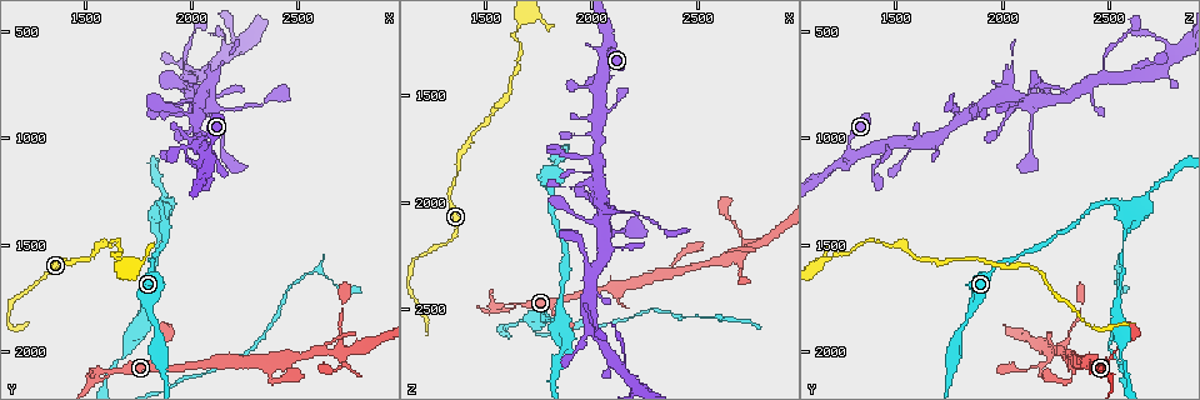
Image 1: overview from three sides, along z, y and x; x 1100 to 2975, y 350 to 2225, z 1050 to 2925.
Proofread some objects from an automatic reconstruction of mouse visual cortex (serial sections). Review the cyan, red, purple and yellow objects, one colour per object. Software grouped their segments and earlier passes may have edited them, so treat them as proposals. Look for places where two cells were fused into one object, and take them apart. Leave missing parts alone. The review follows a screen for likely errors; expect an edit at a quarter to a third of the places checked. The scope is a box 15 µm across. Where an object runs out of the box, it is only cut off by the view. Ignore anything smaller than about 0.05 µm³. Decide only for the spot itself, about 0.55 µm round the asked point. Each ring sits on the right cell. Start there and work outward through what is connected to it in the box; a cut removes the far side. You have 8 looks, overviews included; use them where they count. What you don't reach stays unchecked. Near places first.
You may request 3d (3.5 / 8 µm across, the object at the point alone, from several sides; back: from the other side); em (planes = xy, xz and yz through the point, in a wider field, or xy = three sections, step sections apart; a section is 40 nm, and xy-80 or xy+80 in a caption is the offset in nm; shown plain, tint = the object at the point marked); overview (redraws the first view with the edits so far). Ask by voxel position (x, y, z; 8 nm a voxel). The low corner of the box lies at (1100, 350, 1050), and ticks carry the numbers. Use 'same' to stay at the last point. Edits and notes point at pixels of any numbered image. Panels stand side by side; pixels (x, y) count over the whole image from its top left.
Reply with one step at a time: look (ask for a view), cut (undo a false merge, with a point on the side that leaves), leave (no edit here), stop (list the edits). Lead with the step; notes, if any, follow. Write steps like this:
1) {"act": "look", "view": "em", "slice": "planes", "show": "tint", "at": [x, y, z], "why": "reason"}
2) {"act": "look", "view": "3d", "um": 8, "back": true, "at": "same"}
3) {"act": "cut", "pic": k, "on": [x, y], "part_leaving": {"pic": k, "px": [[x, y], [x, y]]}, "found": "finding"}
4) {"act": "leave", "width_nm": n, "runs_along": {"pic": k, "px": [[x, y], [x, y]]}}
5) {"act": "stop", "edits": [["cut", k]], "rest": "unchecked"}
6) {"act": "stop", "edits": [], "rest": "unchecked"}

{"act": "look", "view": "3d", "um": 8, "back": true, "at": [1610, 2100, 2470], "why": "thin neck"}

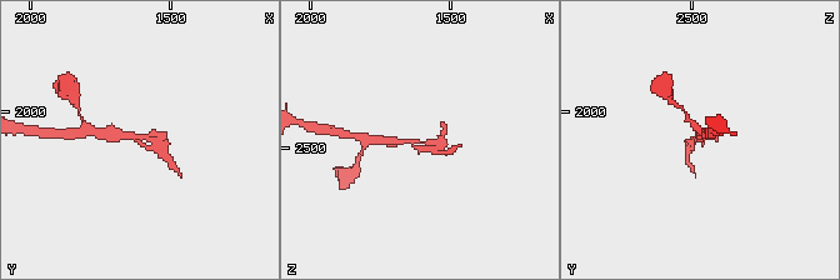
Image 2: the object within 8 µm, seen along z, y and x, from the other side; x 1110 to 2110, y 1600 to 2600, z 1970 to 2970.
{"act": "look", "view": "3d", "um": 3.5, "at": [1590, 2090, 2490], "why": "zoom in"}

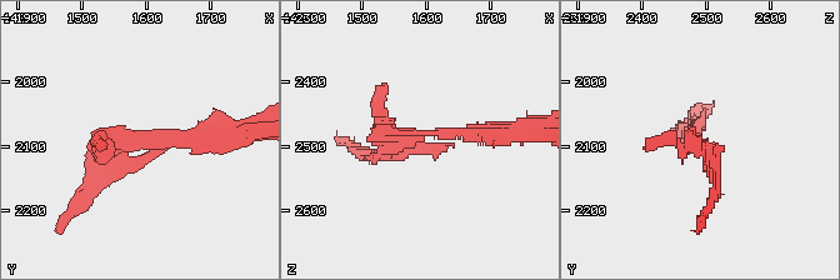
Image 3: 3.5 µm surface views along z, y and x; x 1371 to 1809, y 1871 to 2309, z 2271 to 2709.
{"act": "look", "view": "em", "slice": "planes", "show": "tint", "at": [1595, 2095, 2485]}

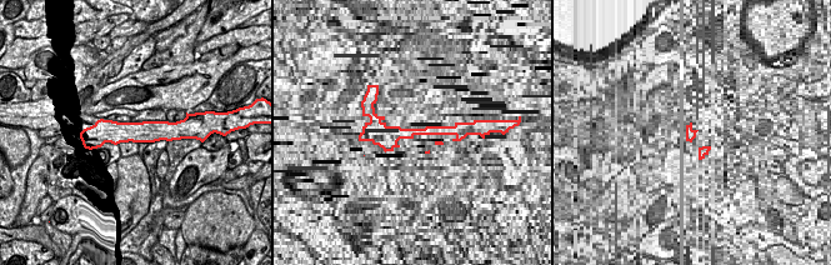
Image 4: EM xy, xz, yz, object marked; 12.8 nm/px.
{"act": "cut", "pic": 3, "on": [76, 199], "part_leaving": {"pic": 3, "px": [[108, 169], [58, 223]]}, "found": "a second cell is stuck on"}

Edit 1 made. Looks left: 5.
{"act": "look", "view": "overview"}

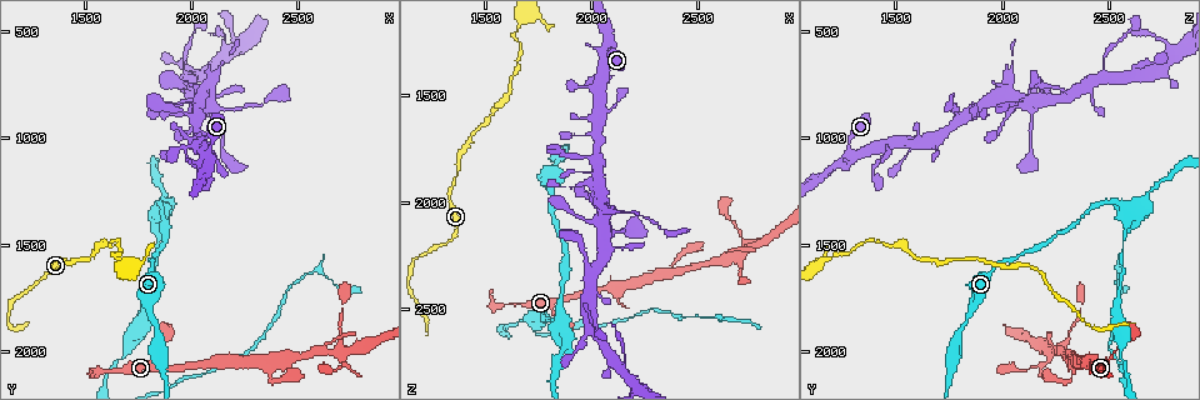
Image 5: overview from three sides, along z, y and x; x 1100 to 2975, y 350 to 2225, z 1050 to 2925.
{"act": "look", "view": "3d", "um": 8, "at": [2090, 1050, 1280], "why": "sudden change in width"}

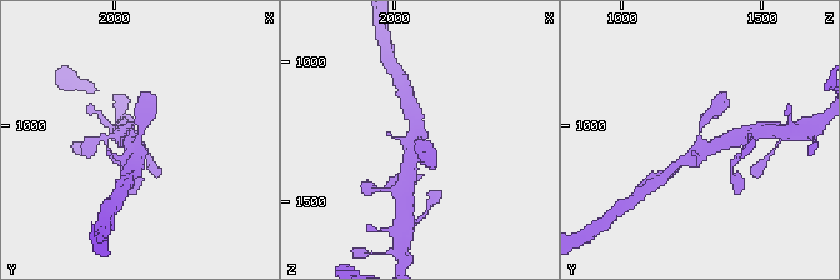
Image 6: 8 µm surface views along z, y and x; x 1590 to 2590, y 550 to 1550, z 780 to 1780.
{"act": "look", "view": "3d", "um": 3.5, "at": [2080, 1060, 1280]}

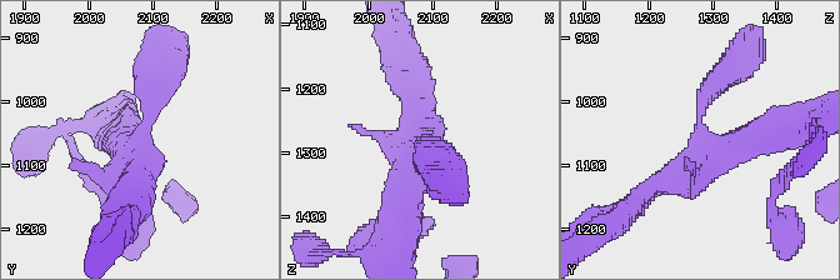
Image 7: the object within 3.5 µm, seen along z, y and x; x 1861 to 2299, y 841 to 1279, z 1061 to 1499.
{"act": "look", "view": "em", "slice": "xy", "step": 3, "show": "tint", "at": [2080, 1060, 1280]}

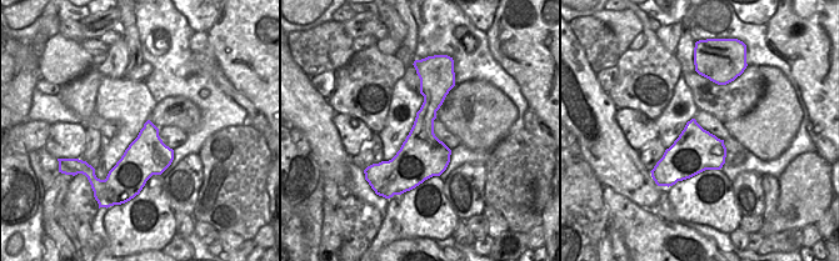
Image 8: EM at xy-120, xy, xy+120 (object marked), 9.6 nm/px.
{"act": "leave", "runs_along": {"pic": 7, "px": [[163, 71], [136, 151], [125, 133]]}, "found": "all the same cell"}

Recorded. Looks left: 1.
{"act": "stop", "edits": [["cut", 3]], "rest": "unchecked"}

